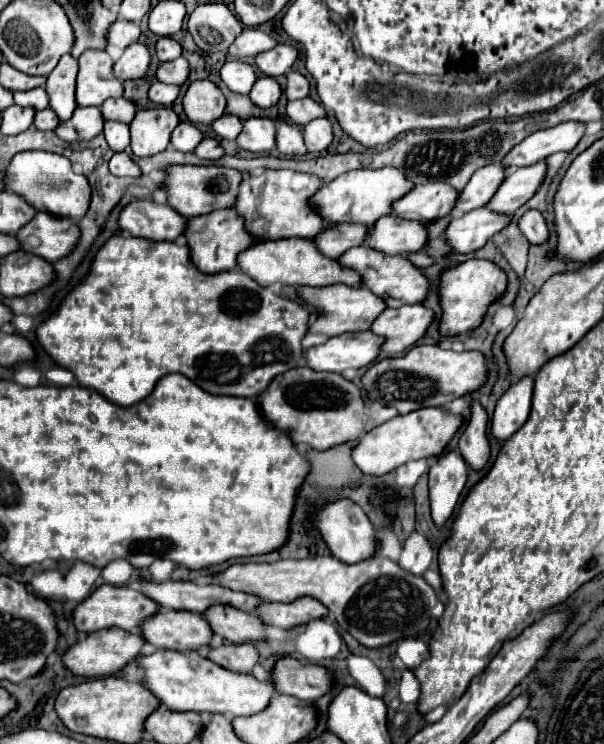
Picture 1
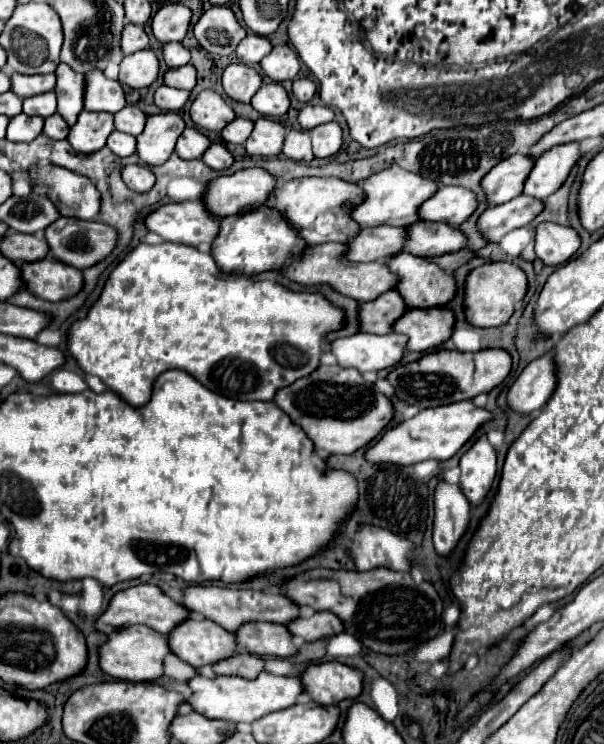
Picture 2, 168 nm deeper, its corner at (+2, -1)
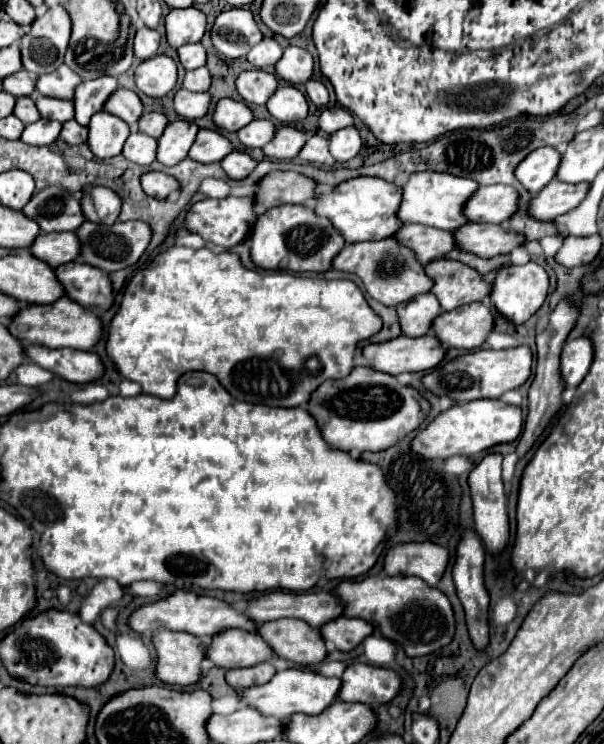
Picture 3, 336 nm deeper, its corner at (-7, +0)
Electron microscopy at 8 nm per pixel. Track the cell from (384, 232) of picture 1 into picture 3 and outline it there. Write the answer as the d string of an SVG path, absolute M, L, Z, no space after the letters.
M465 223L453 231L453 239L457 239L457 249L473 253L477 257L495 257L499 253L509 253L523 243L521 235L505 231L501 225L489 223Z

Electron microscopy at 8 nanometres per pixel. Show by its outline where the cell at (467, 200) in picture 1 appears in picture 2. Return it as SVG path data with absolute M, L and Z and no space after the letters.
M520 152L496 164L482 180L482 188L486 190L490 204L496 206L520 196L524 180L528 178L528 172L532 172L532 164L534 158Z

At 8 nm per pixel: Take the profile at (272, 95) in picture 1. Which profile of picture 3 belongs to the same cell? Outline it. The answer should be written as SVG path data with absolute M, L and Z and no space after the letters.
M285 83L279 85L271 95L271 99L267 101L267 109L279 123L295 123L307 117L309 105L305 95L295 85Z

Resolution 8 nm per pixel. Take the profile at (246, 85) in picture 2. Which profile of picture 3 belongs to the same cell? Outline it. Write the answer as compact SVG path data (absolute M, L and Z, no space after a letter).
M249 69L237 77L235 85L237 85L237 91L243 97L243 101L265 105L267 99L277 89L279 81L275 75L271 75L263 69Z

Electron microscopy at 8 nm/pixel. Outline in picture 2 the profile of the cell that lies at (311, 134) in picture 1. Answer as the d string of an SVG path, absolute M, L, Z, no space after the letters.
M338 122L322 124L310 130L310 136L312 136L312 148L316 158L330 158L342 146L342 128Z

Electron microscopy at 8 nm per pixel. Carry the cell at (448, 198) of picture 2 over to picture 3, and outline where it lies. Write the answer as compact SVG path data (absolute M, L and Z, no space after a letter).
M491 185L479 187L463 207L463 215L473 223L497 223L509 219L517 209L517 191L509 185Z

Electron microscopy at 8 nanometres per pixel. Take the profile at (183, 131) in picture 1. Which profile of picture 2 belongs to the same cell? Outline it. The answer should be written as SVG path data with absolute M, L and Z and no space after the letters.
M186 128L176 142L176 154L180 154L180 158L184 160L196 160L202 158L202 154L210 148L210 144L212 142L208 136L204 136L194 128Z

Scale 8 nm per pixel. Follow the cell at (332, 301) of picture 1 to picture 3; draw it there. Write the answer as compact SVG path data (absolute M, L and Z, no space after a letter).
M423 293L397 307L397 317L403 335L421 337L429 331L431 321L441 313L441 305L433 293Z

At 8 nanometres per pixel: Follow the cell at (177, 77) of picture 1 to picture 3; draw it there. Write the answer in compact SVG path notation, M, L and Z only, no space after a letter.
M199 67L199 69L193 69L193 71L185 73L185 79L183 79L185 89L189 89L189 91L207 91L209 85L211 85L211 75L209 75L207 67Z

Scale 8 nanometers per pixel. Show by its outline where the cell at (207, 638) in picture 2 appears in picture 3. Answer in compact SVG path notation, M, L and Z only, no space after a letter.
M223 629L213 635L205 657L221 669L251 667L267 661L273 655L269 645L253 631L245 629Z

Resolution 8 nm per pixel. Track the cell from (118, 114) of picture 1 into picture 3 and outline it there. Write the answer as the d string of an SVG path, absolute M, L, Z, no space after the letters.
M145 111L137 121L137 129L149 137L155 137L155 139L161 135L165 125L167 125L167 117L157 111Z

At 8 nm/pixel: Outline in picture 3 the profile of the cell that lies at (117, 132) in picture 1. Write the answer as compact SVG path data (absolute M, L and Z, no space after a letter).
M133 131L123 145L123 155L137 165L149 165L151 161L155 161L155 151L157 151L155 139L139 131Z

